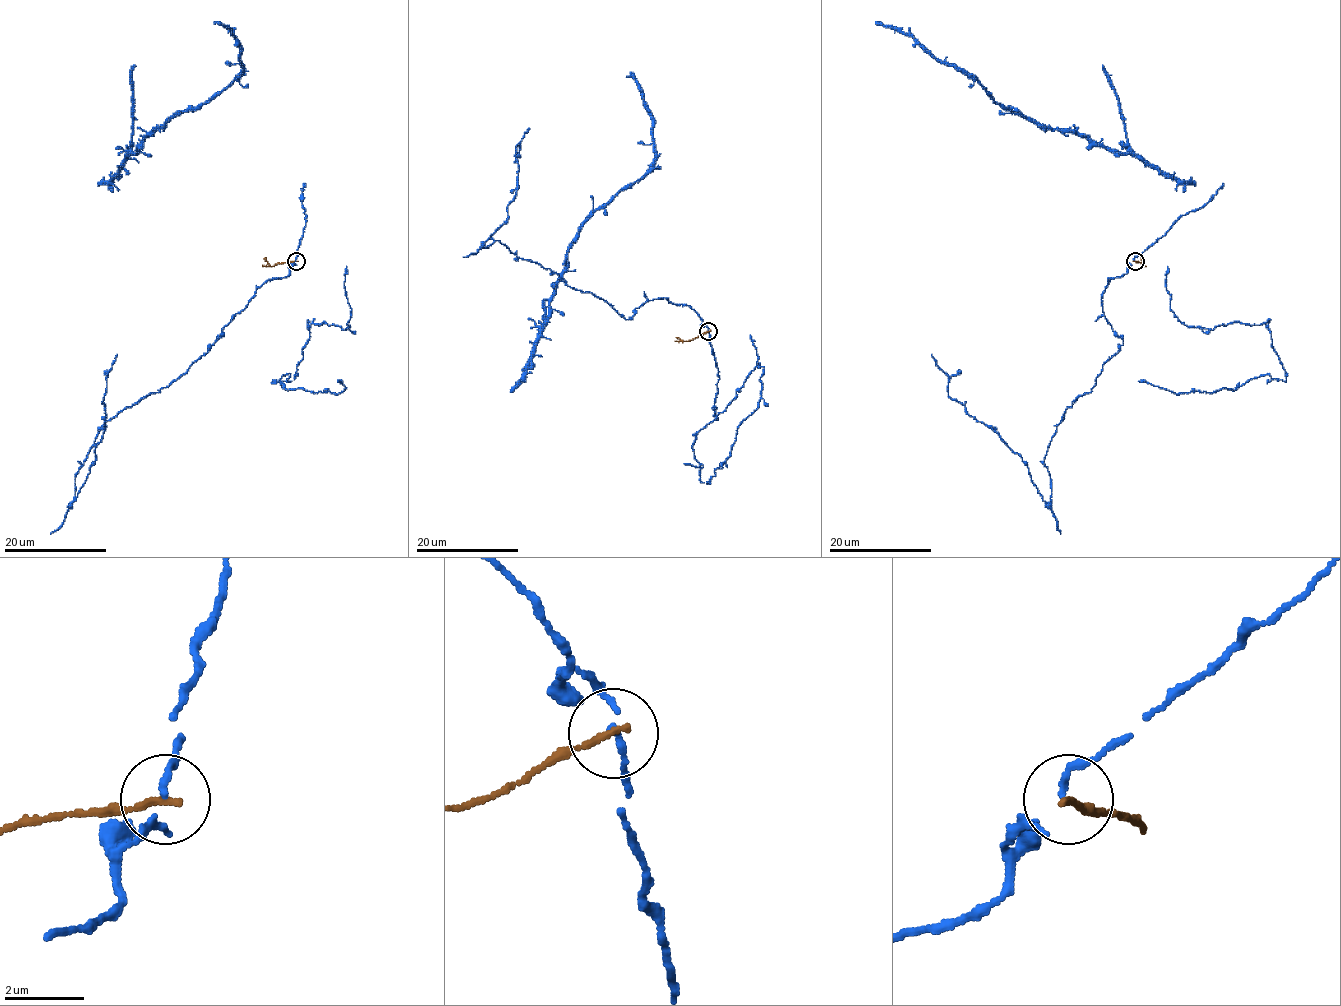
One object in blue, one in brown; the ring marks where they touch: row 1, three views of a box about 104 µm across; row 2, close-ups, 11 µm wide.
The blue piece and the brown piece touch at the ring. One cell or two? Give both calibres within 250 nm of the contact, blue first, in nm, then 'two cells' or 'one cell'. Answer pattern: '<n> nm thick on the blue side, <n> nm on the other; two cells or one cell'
100 nm thick on the blue side, 180 nm on the other; two cells

